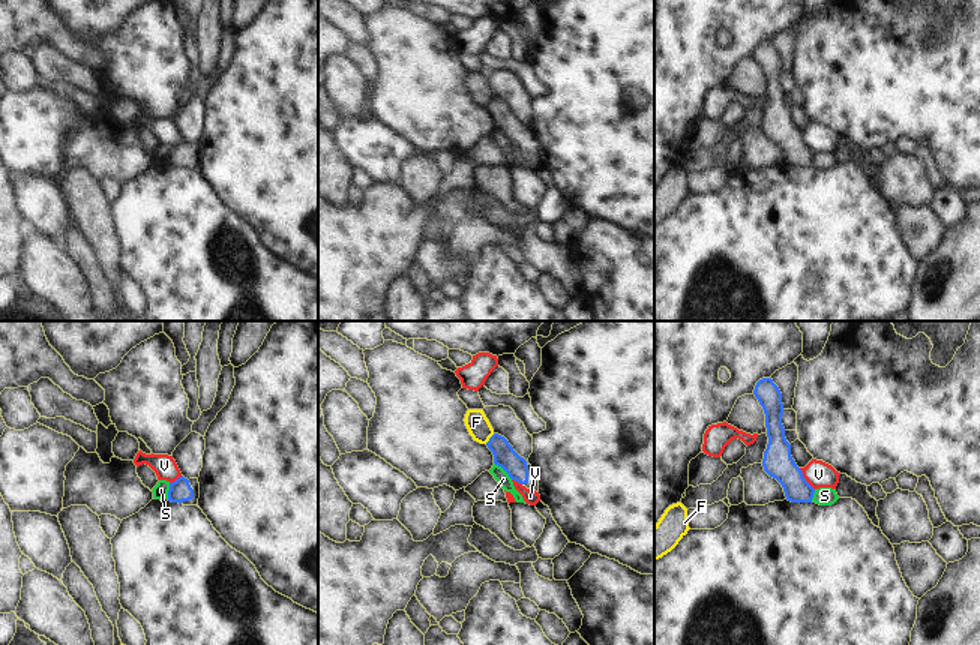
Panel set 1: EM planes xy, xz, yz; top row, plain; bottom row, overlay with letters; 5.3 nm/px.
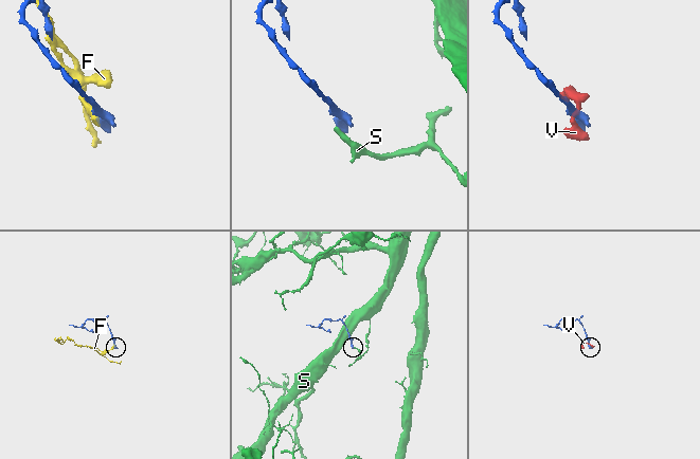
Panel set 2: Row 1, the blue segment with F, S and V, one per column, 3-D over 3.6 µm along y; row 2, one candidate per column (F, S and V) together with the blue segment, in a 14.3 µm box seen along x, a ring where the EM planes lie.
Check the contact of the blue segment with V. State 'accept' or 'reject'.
reject

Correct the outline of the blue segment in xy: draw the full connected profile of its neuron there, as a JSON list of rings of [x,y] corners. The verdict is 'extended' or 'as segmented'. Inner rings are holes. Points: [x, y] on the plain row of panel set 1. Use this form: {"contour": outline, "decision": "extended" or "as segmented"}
{"contour": [[[179,141],[170,147],[168,165],[179,166],[183,170],[198,170],[200,147],[198,142]]], "decision": "extended"}

